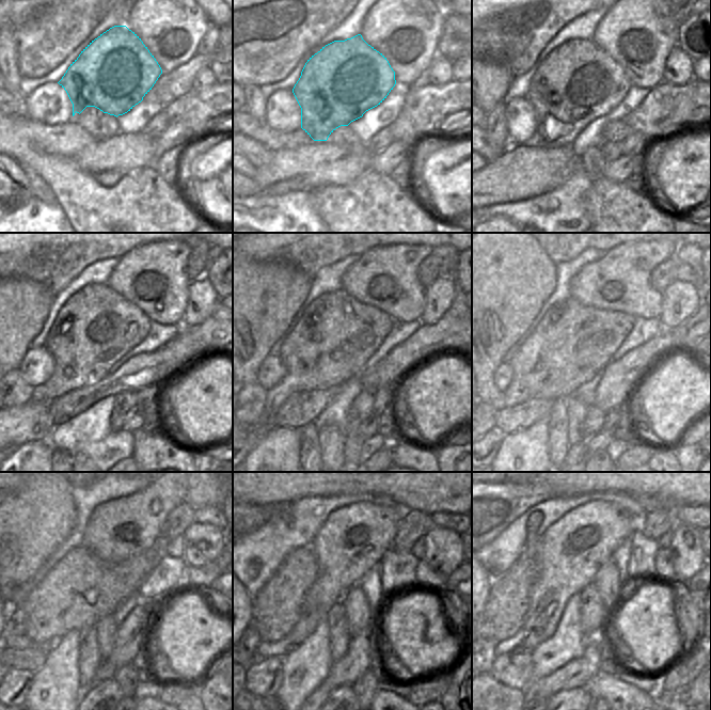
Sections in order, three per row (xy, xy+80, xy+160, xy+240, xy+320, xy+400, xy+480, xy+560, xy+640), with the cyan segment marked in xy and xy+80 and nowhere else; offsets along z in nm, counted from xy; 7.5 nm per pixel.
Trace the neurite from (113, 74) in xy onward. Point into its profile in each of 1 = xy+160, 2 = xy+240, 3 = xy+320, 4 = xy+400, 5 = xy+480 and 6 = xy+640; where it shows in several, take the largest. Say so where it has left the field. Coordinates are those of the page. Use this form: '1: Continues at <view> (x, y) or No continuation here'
1: Continues at xy+160 (578, 82)
2: Continues at xy+240 (96, 327)
3: Continues at xy+320 (336, 334)
4: Continues at xy+400 (572, 343)
5: Continues at xy+480 (81, 589)
6: Continues at xy+640 (502, 615)

